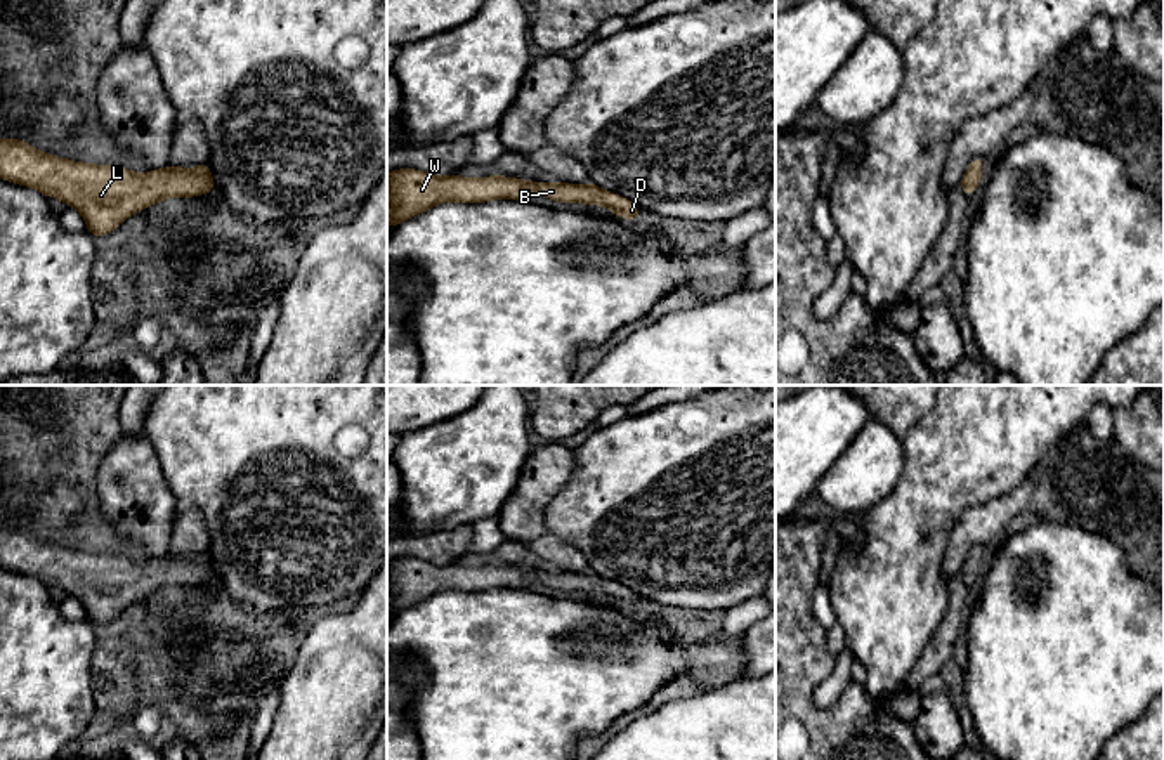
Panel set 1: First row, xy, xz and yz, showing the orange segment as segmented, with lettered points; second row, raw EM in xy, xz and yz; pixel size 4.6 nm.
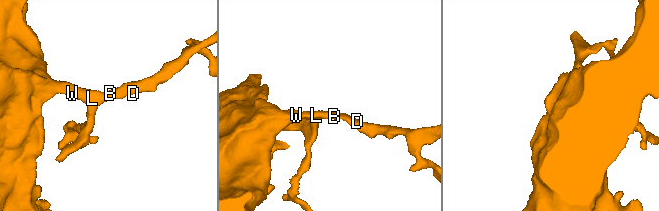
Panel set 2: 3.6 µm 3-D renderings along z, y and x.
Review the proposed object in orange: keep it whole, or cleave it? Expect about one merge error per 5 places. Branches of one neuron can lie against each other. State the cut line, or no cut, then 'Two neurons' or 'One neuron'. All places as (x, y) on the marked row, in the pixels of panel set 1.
No split. One neuron

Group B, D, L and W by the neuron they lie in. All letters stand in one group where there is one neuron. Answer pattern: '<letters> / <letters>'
B D L W

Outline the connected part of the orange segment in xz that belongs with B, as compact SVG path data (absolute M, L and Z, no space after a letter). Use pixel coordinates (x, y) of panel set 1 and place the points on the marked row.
M415 168L387 172L387 226L415 217L439 203L482 203L489 200L526 200L541 194L562 203L602 205L614 215L635 224L640 208L626 198L609 193L592 182L578 186L557 180L555 184L529 182L513 177L493 175L463 179L458 174L435 177Z

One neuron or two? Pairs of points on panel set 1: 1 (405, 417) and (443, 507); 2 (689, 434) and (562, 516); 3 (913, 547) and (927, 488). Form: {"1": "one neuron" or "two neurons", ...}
{"1": "two neurons", "2": "one neuron", "3": "one neuron"}

